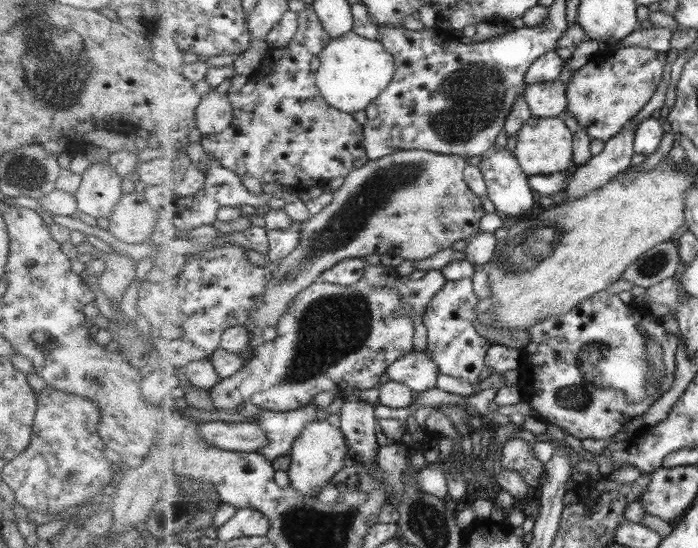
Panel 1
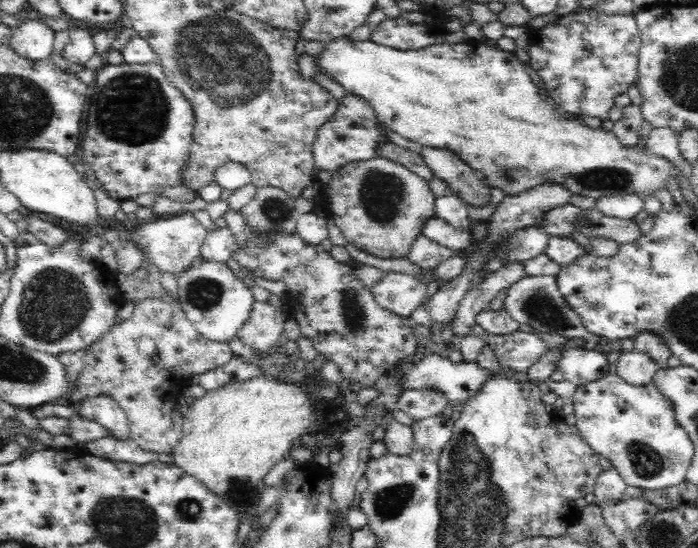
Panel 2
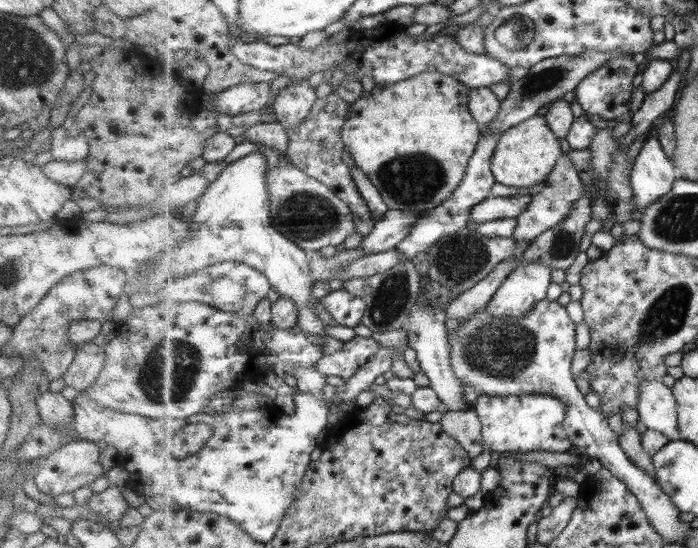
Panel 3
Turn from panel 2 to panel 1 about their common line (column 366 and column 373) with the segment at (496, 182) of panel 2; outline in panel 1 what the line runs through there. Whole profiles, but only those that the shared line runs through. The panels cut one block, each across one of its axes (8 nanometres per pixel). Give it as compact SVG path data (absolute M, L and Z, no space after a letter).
M349 32L339 39L333 39L325 47L325 50L319 56L320 66L317 69L318 87L325 97L325 100L339 109L341 112L353 114L359 110L366 110L374 100L391 84L394 79L397 63L394 56L386 51L384 44L377 40L367 40L355 32Z

